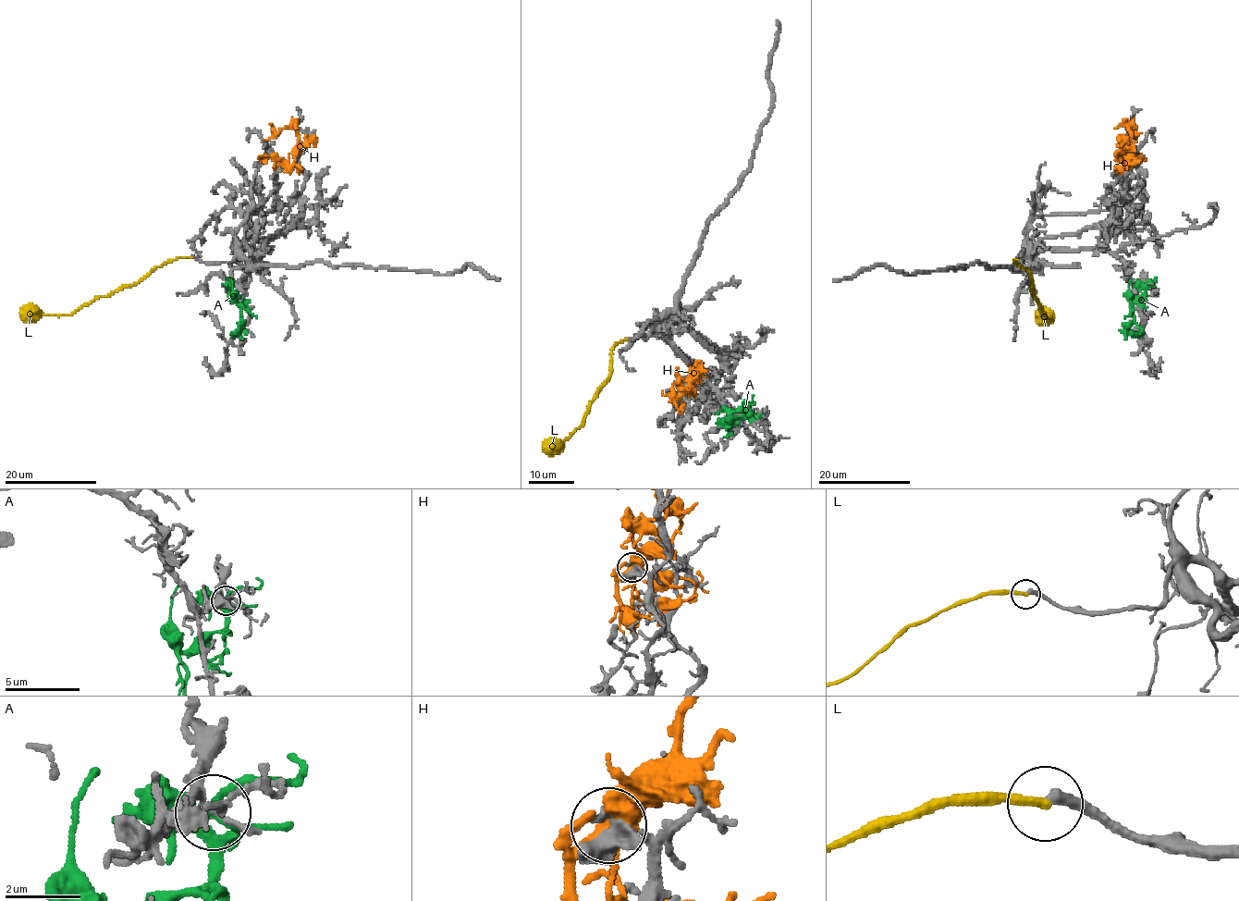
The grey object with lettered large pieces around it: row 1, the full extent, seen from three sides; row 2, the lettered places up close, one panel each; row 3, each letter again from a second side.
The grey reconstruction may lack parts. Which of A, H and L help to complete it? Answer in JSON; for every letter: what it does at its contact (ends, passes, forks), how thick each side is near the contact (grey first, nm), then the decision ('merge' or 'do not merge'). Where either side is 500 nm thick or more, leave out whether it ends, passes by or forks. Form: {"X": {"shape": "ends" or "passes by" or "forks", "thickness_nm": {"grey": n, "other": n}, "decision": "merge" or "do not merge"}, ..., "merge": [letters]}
{"A": {"shape": "forks", "thickness_nm": {"grey": 190, "other": 300}, "decision": "do not merge"}, "H": {"thickness_nm": {"grey": 600, "other": 360}, "decision": "do not merge"}, "L": {"shape": "ends", "thickness_nm": {"grey": 280, "other": 240}, "decision": "do not merge"}, "merge": []}

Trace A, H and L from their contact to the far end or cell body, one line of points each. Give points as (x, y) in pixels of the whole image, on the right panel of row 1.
A: (1145, 285), (1144, 293), (1131, 301), (1133, 322), (1128, 330), (1140, 334)
H: (1120, 153), (1116, 157), (1119, 167), (1122, 162), (1134, 163), (1126, 164), (1134, 154), (1146, 158)
L: (1018, 260), (1014, 260), (1027, 269), (1032, 290), (1044, 318), (1049, 313), (1042, 315)

